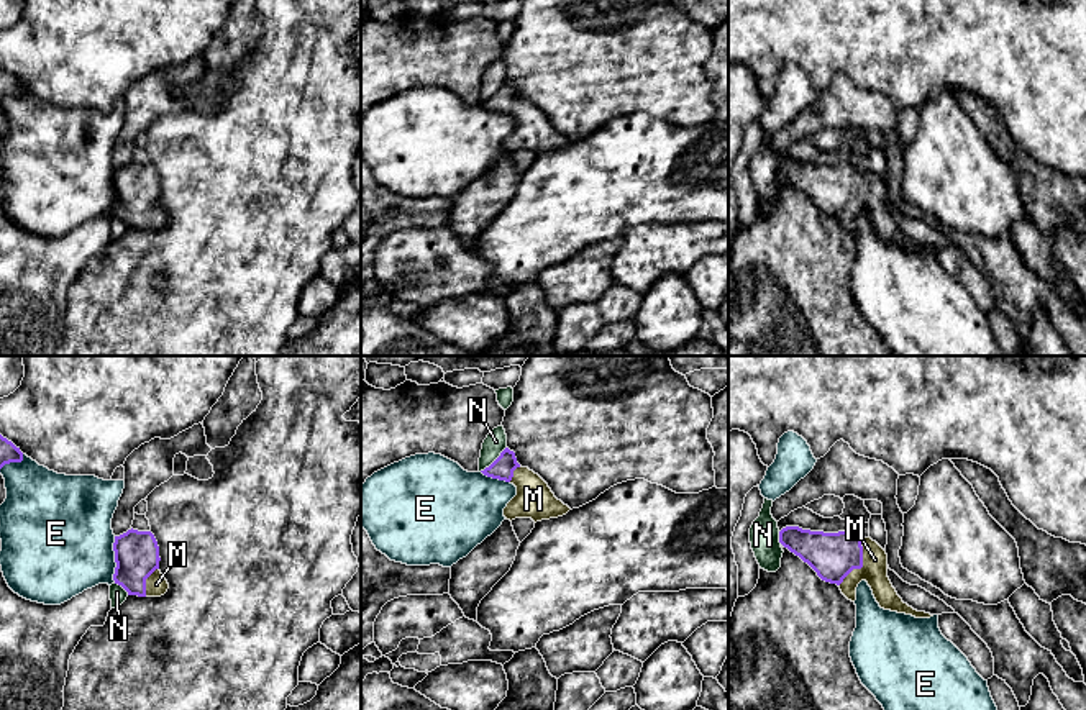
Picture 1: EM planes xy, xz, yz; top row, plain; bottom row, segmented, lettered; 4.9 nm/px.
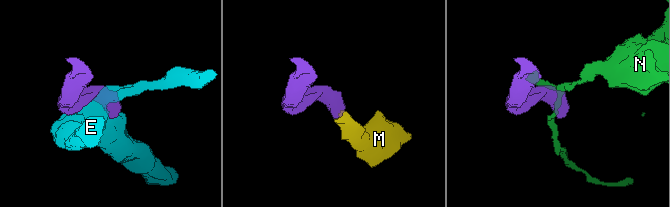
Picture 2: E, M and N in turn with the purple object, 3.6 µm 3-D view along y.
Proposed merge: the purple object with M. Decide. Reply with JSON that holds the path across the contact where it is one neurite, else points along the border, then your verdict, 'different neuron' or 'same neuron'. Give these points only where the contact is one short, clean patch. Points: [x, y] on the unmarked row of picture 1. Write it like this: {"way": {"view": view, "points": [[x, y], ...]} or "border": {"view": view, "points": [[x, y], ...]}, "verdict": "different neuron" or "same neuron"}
{"way": {"view": "yz", "points": [[832, 189], [855, 192], [862, 199], [875, 192]]}, "verdict": "same neuron"}

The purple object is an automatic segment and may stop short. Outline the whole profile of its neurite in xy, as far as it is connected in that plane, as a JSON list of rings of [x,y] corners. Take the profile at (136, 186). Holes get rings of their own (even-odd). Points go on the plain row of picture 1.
[[[128,162],[115,169],[115,216],[128,228],[161,230],[169,216],[159,203],[159,179],[151,164]]]

